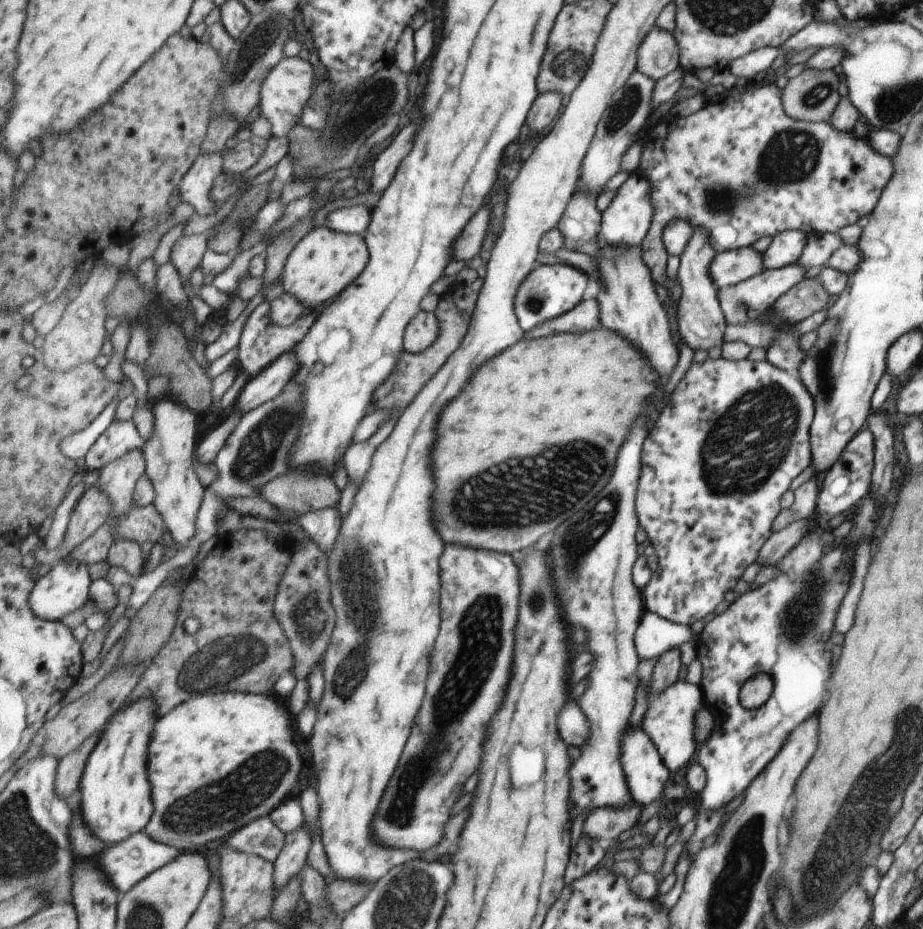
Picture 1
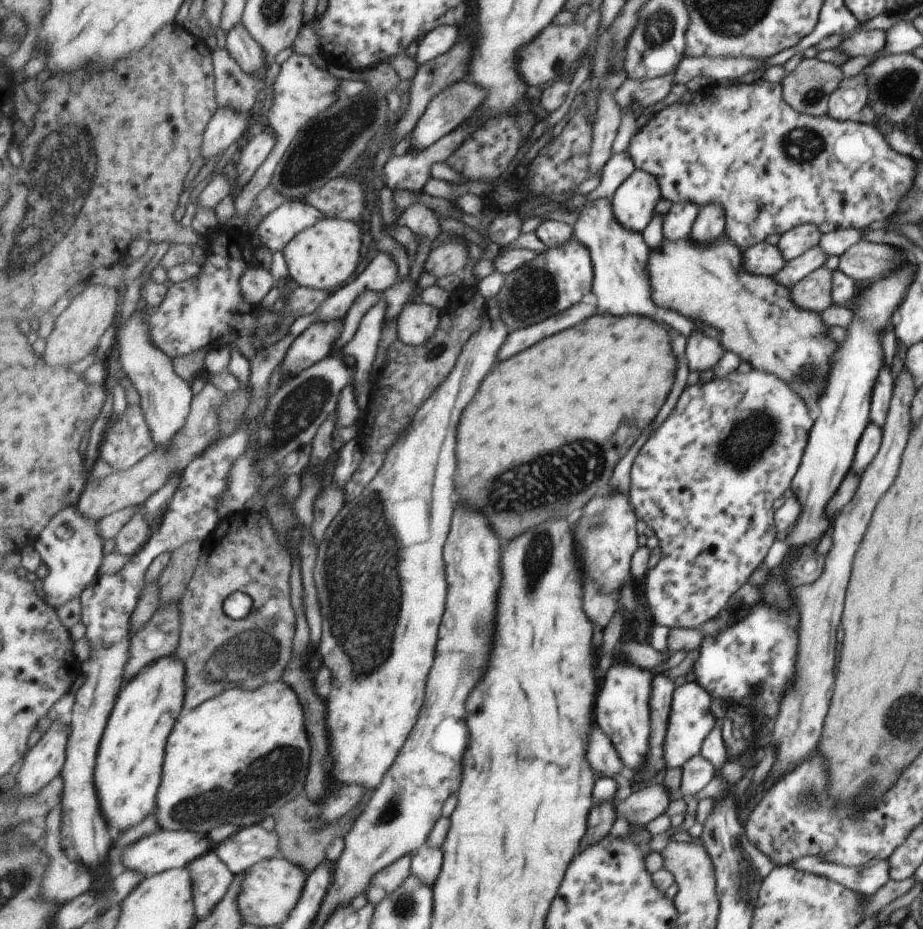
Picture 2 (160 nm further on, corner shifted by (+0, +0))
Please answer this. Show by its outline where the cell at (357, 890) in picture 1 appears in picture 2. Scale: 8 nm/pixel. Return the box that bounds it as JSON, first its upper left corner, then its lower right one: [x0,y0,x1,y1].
[365,854,413,905]

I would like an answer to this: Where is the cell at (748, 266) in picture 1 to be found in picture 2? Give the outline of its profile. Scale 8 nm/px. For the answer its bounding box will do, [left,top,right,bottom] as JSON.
[743,242,786,277]

